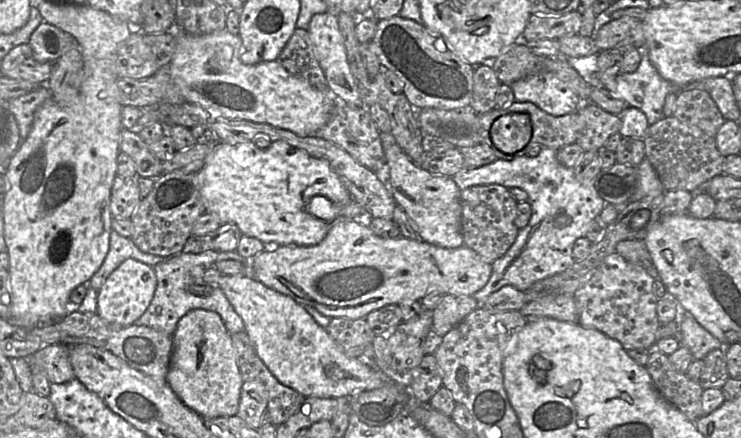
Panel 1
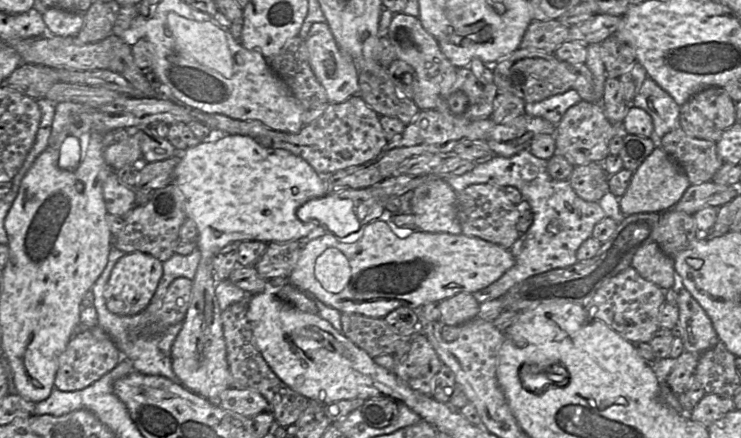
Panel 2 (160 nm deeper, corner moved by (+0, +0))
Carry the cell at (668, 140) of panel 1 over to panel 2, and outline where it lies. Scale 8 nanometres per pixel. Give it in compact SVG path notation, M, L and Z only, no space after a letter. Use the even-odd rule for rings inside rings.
M681 127L665 134L659 146L681 167L691 185L711 181L724 163L717 153L716 142L690 137Z

